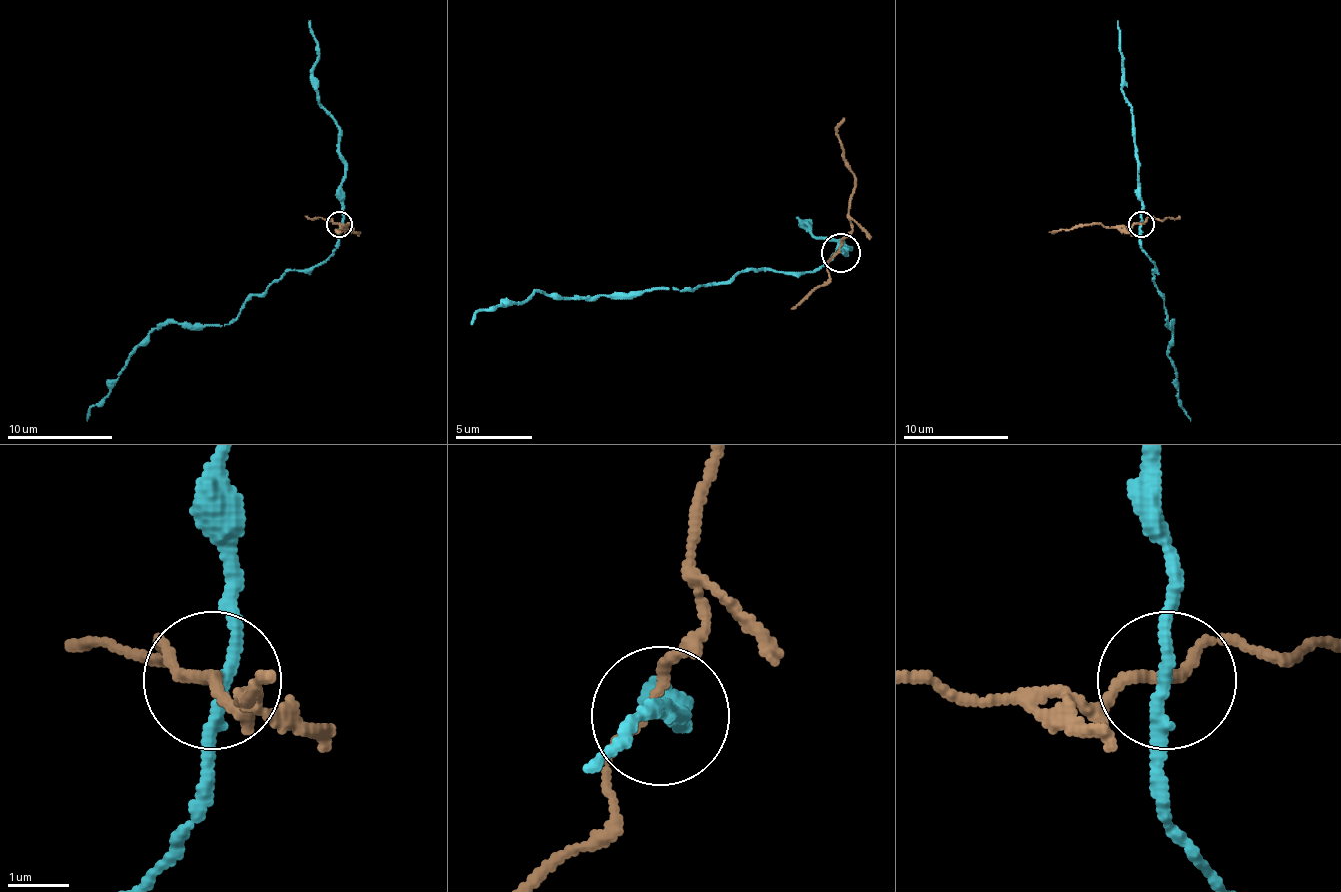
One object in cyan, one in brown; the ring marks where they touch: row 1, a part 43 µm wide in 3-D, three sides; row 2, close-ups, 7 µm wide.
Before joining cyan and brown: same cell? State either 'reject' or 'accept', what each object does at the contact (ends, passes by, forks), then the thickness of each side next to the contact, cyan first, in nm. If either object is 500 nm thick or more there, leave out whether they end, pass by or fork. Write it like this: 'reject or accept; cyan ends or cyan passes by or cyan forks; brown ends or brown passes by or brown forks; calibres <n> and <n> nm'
reject; cyan passes by; brown passes by; calibres 190 and 150 nm

